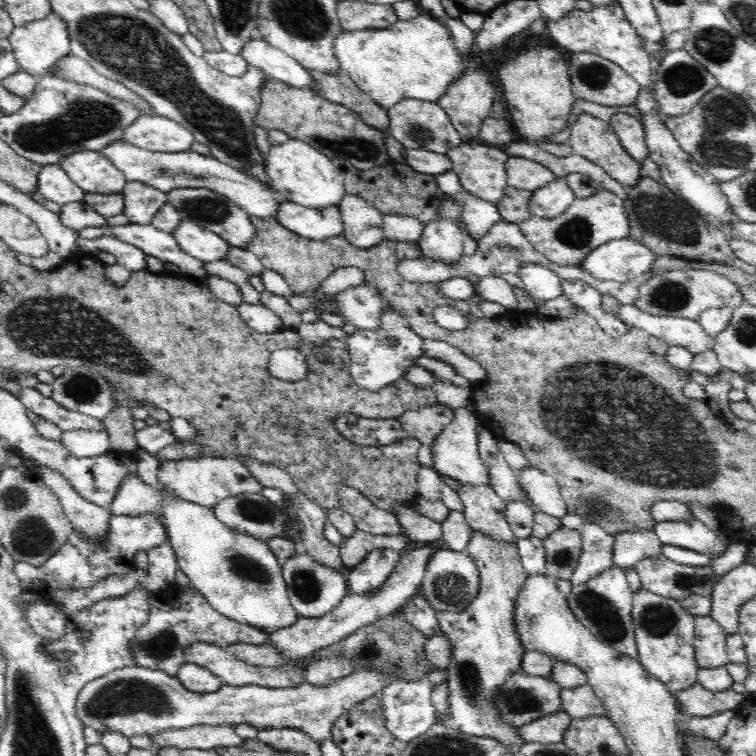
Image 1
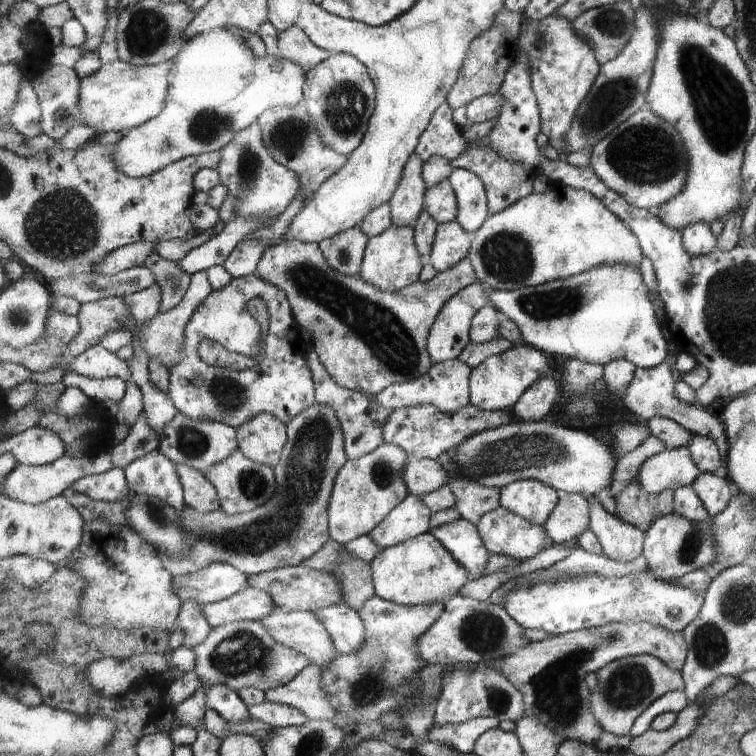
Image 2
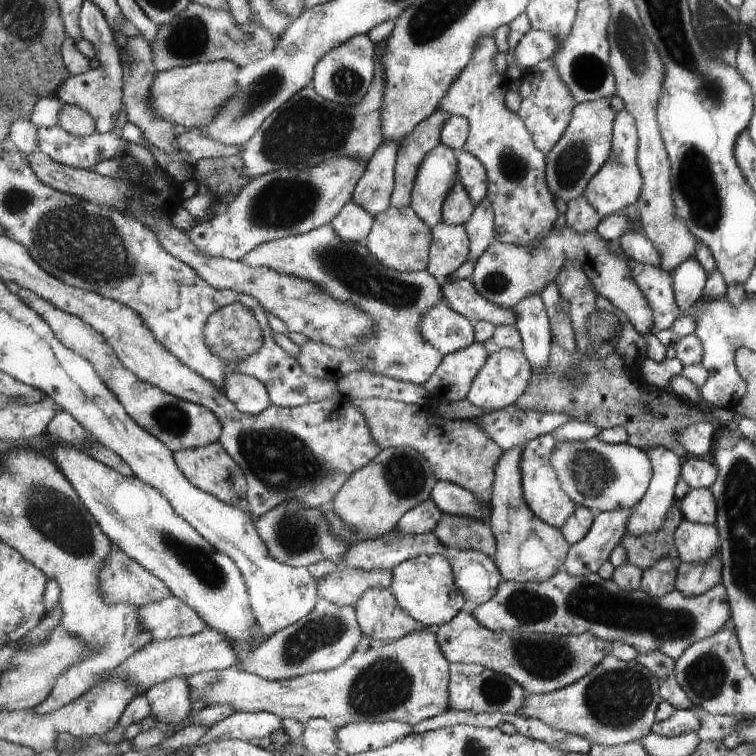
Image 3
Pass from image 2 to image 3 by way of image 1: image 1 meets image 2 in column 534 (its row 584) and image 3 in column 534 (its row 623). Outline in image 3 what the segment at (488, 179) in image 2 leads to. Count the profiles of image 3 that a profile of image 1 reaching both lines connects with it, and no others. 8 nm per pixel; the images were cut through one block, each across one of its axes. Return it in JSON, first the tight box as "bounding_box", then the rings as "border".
{"bounding_box":[439,36,559,246],"border":[[[493,36],[482,38],[474,52],[474,60],[451,85],[439,110],[469,120],[469,138],[464,150],[479,158],[487,169],[490,179],[487,197],[495,213],[496,240],[535,246],[551,234],[559,211],[554,194],[547,186],[546,154],[535,146],[535,140],[519,113],[507,106],[511,80],[495,70],[495,56],[499,51]]]}

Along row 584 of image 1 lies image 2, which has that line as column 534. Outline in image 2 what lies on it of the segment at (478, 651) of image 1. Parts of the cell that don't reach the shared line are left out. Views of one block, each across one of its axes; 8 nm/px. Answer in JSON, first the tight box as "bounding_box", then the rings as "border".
{"bounding_box":[502,479,560,525],"border":[[[523,479],[504,486],[502,506],[523,518],[544,525],[559,504],[560,493],[555,487],[537,479]]]}

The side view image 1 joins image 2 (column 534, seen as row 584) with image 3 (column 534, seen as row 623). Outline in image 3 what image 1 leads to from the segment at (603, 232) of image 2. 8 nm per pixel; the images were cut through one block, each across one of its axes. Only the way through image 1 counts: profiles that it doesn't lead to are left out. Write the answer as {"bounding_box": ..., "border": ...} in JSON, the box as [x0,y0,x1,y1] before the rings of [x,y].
{"bounding_box":[471,225,655,336],"border":[[[567,225],[561,230],[551,230],[551,234],[547,234],[547,238],[543,238],[535,246],[507,244],[495,240],[487,252],[477,260],[471,279],[487,302],[513,310],[531,294],[542,294],[551,282],[556,282],[566,262],[577,260],[596,292],[624,312],[637,333],[647,336],[655,329],[654,311],[651,310],[650,302],[647,302],[646,294],[643,294],[639,284],[633,280],[629,260],[623,256],[624,254],[611,248],[611,241],[601,238],[597,229],[591,234],[577,234]]]}

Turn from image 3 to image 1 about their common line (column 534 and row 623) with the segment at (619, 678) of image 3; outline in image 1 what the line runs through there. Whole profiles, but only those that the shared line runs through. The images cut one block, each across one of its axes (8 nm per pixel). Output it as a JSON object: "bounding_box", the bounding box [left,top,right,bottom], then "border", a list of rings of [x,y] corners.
{"bounding_box":[693,616,729,668],"border":[[[711,616],[695,619],[693,645],[699,668],[718,668],[729,663],[726,635],[727,632]]]}

